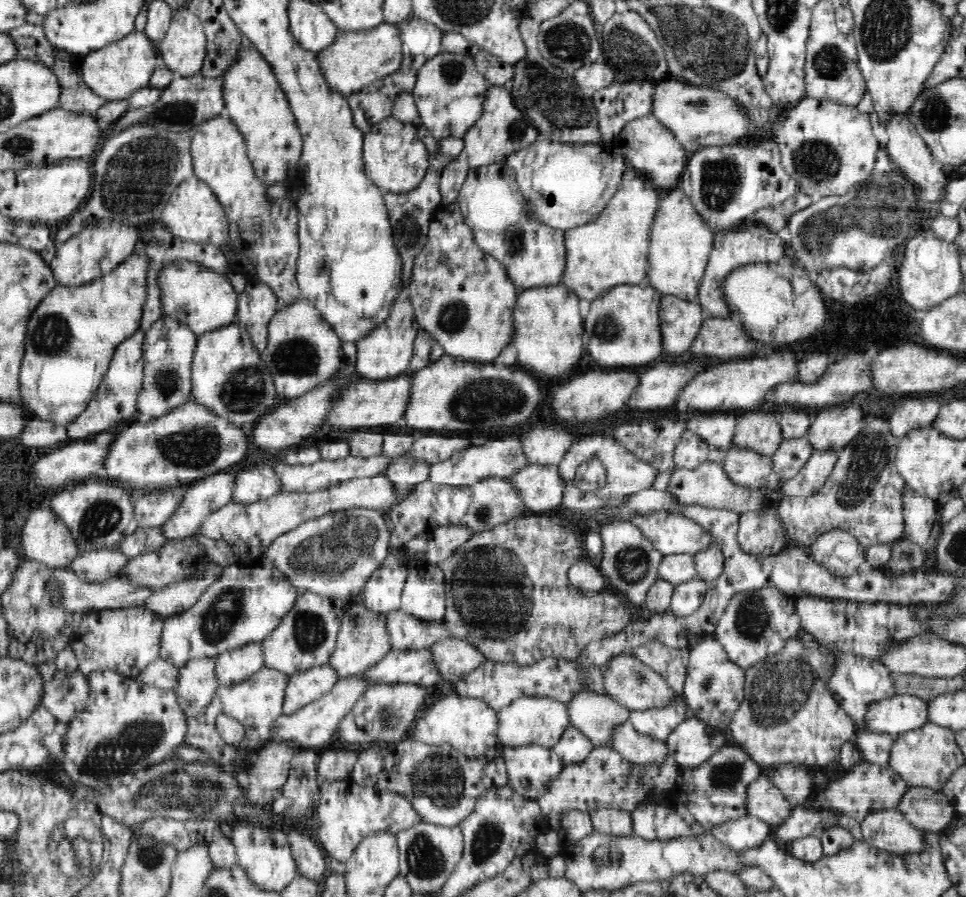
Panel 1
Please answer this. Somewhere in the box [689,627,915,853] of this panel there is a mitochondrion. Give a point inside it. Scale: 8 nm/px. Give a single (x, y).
(785, 689)

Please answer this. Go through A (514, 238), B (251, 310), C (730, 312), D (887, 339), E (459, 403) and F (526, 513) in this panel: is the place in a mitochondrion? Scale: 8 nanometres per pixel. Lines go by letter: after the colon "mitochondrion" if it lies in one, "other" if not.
A: mitochondrion
B: other
C: other
D: other
E: mitochondrion
F: other

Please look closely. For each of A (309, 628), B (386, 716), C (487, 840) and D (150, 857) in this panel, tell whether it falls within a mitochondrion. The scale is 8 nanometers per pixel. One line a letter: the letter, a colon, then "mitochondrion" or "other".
A: mitochondrion
B: mitochondrion
C: mitochondrion
D: mitochondrion

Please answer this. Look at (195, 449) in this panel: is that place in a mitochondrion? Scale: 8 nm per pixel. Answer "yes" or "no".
yes

